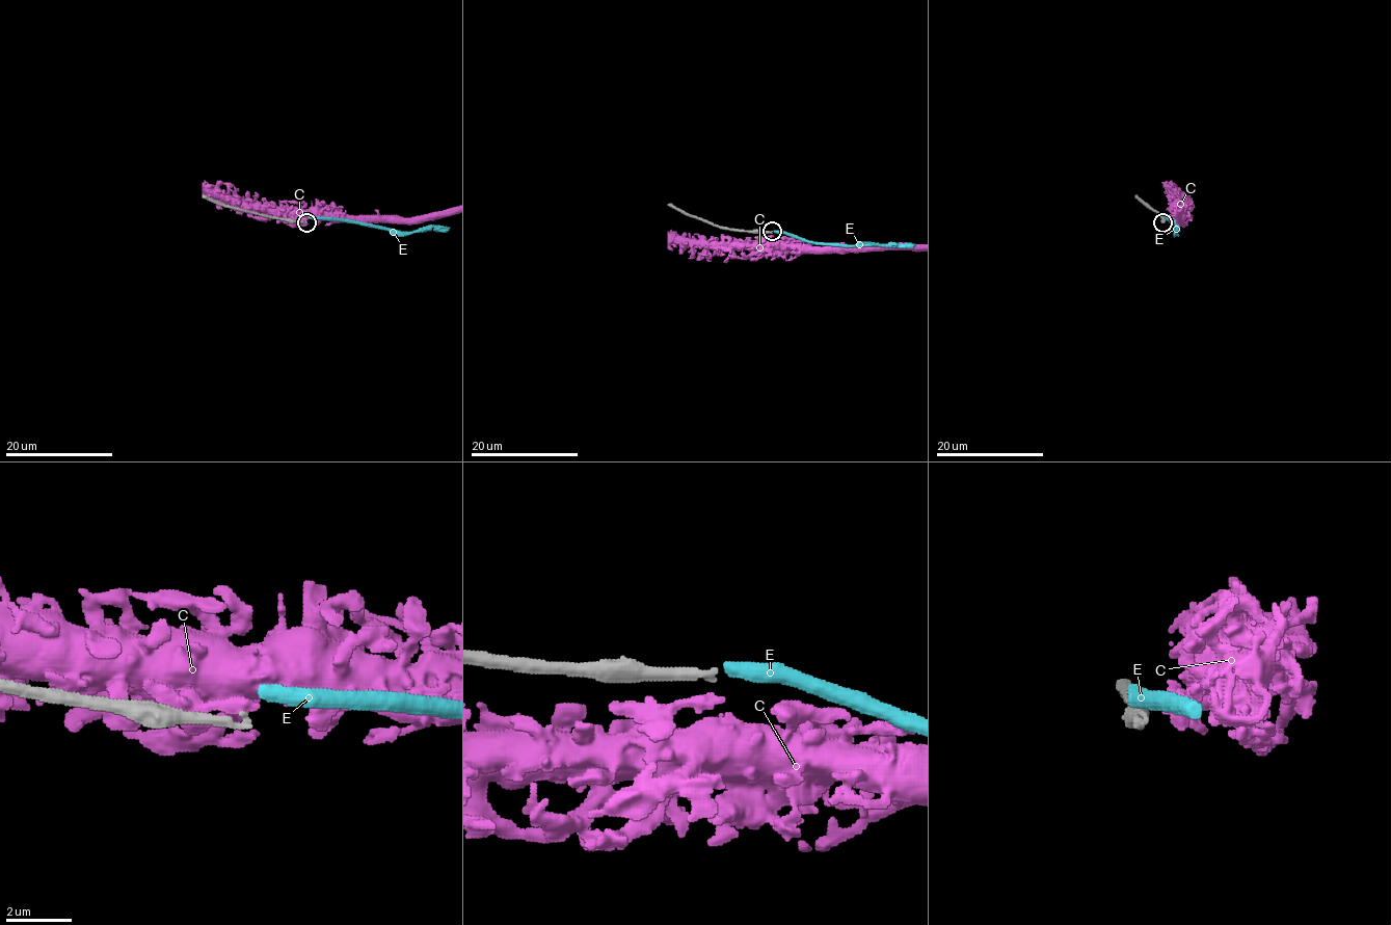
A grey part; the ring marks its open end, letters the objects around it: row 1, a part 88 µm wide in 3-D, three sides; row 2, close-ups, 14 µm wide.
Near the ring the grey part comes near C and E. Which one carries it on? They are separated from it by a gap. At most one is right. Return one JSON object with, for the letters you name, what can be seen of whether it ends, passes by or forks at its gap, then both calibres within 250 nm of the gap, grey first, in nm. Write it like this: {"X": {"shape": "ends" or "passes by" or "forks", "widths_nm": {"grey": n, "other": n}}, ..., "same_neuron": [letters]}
{"same_neuron": []}

